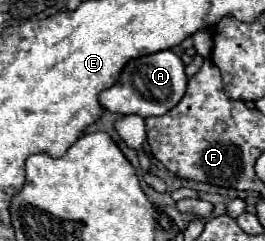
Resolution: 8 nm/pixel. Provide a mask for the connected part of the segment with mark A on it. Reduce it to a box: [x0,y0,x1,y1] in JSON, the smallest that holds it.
[100,50,188,118]

